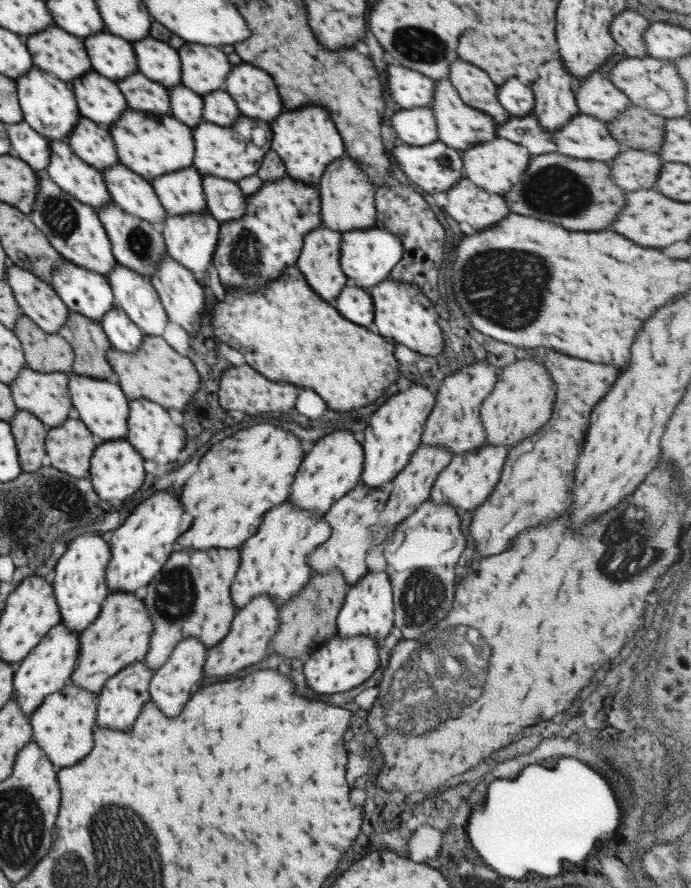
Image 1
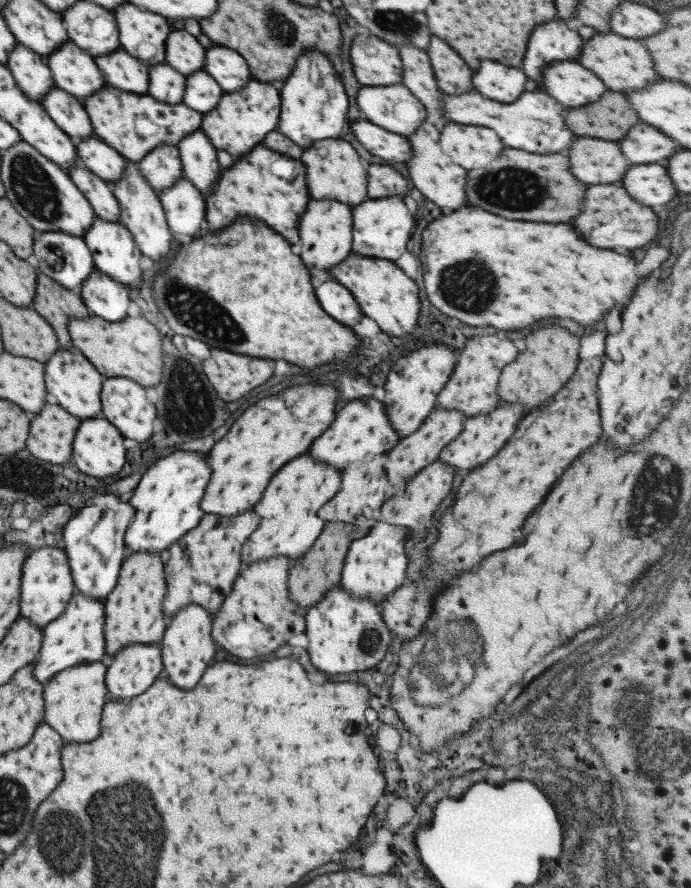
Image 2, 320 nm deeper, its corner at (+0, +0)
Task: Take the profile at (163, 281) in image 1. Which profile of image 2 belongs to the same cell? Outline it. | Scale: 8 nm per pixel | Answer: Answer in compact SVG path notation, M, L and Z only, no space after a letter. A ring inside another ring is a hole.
M126 161L122 177L119 177L118 181L115 181L110 187L119 205L120 217L118 220L131 233L133 242L137 245L137 250L142 256L146 256L153 262L163 260L169 252L169 244L171 244L173 238L169 234L157 192L140 175L136 163Z

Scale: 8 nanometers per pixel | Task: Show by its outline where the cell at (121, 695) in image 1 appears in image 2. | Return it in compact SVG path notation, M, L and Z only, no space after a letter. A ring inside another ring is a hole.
M158 643L127 645L107 661L104 683L109 701L145 692L163 672Z

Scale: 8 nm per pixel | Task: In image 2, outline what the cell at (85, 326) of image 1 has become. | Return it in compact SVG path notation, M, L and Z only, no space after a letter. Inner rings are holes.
M36 270L34 300L31 307L54 330L59 349L73 348L66 324L71 319L86 319L86 306L77 292L58 285L52 278Z

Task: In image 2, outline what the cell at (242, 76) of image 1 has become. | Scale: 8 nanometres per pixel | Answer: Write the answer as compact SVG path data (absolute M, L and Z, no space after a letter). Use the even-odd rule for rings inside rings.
M213 44L205 49L203 70L211 75L225 93L236 91L251 79L243 57L221 45Z

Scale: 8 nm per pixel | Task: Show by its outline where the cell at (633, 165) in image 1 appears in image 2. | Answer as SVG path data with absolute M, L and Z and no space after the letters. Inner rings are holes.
M577 138L567 148L569 170L583 184L609 184L621 180L629 162L621 156L615 142L597 138Z

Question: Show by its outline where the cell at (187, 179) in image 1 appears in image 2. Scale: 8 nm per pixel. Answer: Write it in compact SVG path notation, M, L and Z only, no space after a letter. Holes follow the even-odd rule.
M159 145L138 163L140 175L157 194L182 177L182 166L175 145Z

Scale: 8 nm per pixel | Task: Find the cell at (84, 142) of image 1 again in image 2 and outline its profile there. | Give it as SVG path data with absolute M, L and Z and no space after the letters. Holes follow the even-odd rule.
M51 87L40 98L39 103L49 119L74 142L93 136L91 123L82 103L67 91Z

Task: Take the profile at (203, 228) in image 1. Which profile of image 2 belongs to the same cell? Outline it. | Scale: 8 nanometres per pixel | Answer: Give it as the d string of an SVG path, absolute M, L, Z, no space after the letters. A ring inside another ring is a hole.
M178 178L176 183L160 190L157 195L168 228L190 237L196 237L204 231L204 197L192 182Z

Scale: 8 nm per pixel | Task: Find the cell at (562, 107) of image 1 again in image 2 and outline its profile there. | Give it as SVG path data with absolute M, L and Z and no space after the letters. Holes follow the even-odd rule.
M559 18L535 26L523 56L523 72L539 82L541 68L549 62L577 61L582 47L577 31L569 30Z

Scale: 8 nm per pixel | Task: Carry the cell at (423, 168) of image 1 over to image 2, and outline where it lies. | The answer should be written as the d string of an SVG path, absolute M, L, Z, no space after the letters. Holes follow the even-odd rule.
M355 119L351 124L353 138L371 154L391 162L391 165L402 162L412 155L406 137L387 132L384 128L362 119Z

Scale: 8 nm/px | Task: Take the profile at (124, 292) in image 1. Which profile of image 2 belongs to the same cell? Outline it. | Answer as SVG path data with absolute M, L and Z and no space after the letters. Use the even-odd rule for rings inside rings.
M95 216L89 228L82 236L82 239L89 253L91 253L91 259L95 269L115 279L120 285L127 288L127 290L131 285L140 284L141 268L139 267L139 258L142 255L137 250L137 245L133 242L131 233L121 222L109 222Z

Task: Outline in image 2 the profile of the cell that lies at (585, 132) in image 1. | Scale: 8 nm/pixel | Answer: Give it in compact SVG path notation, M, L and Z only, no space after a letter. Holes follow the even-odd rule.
M469 92L461 96L450 95L447 93L440 94L442 117L451 123L462 125L485 126L493 128L499 140L509 146L509 148L519 148L525 152L559 152L567 148L573 142L573 134L565 128L563 124L563 110L566 110L554 98L543 92L523 92L517 97L517 100L509 104L499 104L491 102L478 92Z

